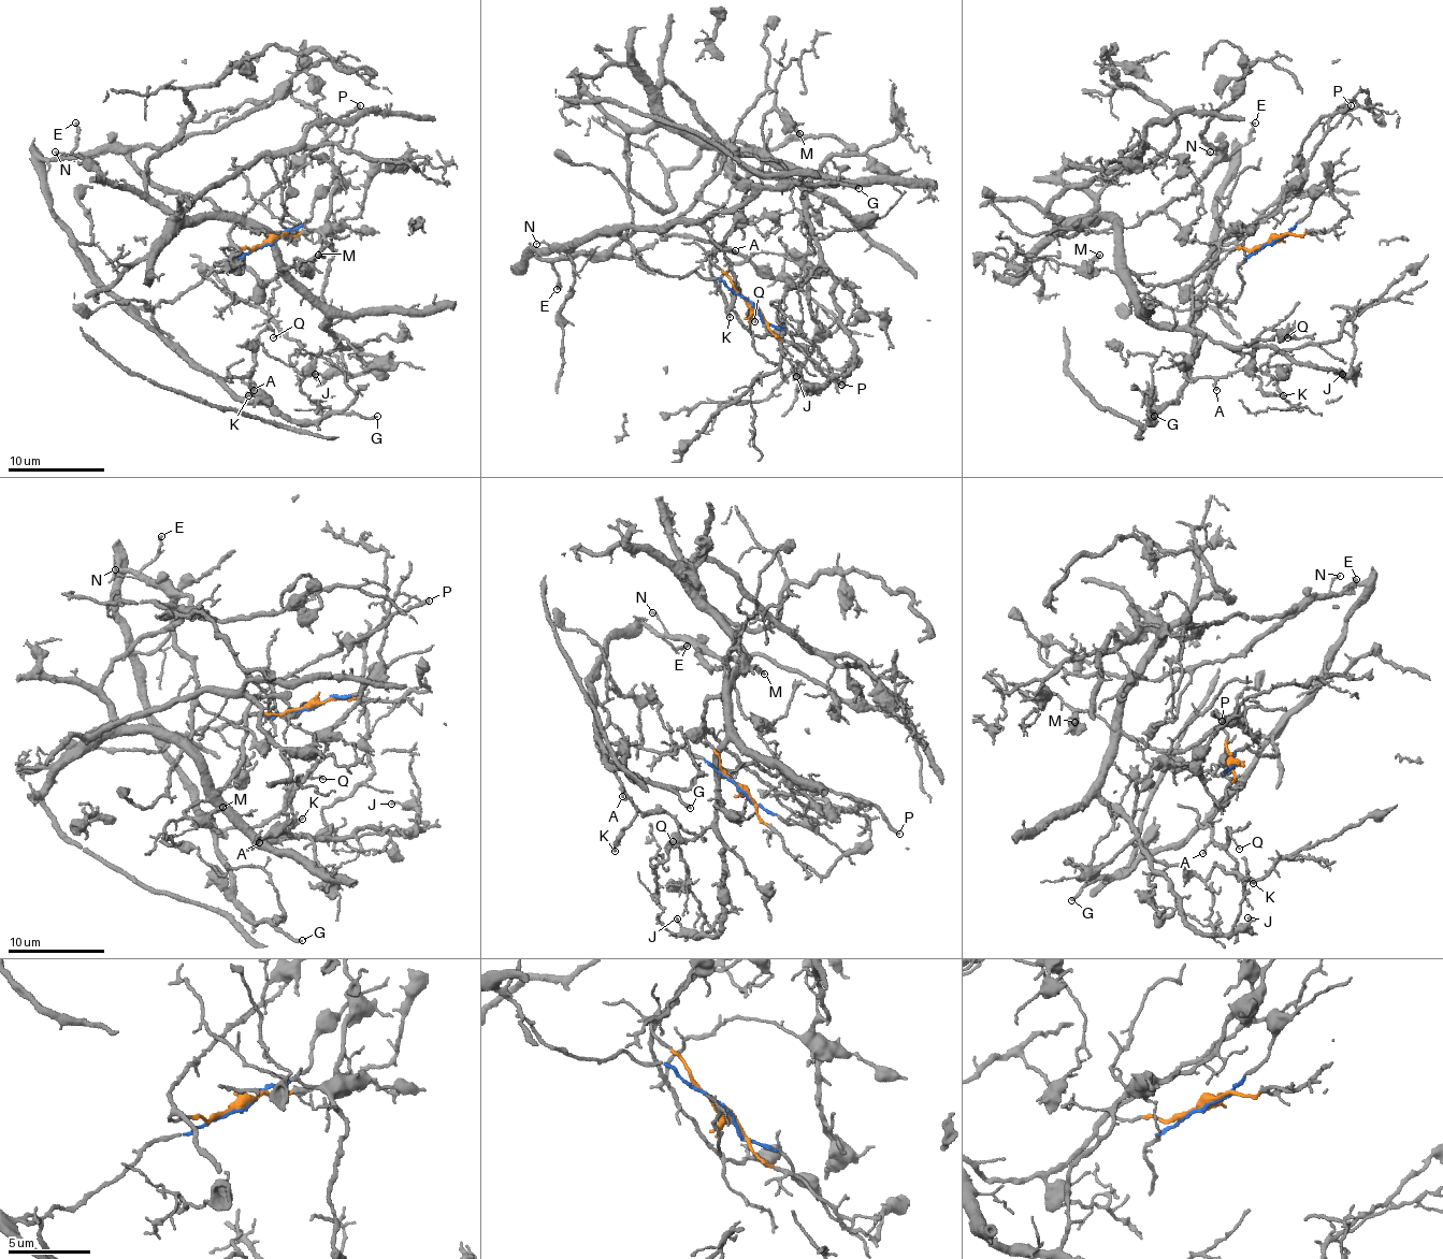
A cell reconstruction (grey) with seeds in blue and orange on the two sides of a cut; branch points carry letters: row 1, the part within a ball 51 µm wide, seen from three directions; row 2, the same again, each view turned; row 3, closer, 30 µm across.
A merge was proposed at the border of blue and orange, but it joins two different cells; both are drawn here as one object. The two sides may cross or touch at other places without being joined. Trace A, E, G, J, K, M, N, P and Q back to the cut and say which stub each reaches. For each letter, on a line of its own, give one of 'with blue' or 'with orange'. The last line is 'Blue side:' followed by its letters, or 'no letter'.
A: with blue
E: with blue
G: with blue
J: with orange
K: with blue
M: with orange
N: with blue
P: with orange
Q: with blue
Blue side: A, E, G, K, N, Q

